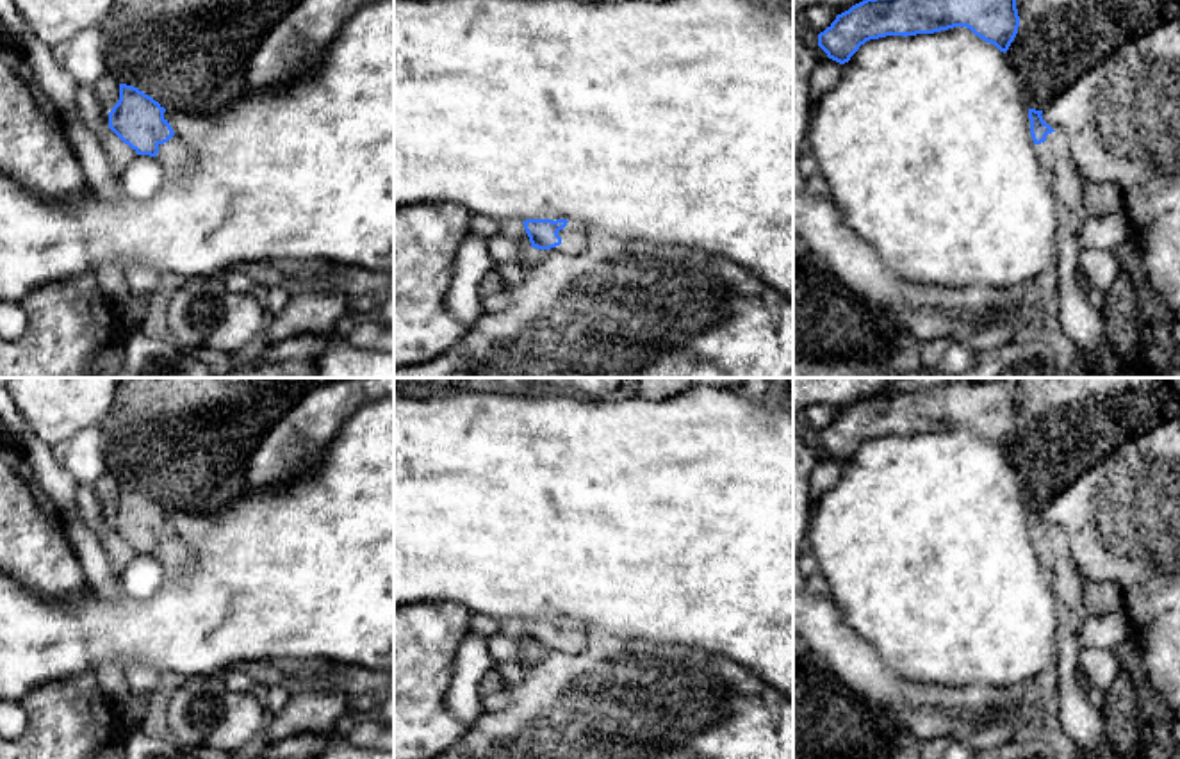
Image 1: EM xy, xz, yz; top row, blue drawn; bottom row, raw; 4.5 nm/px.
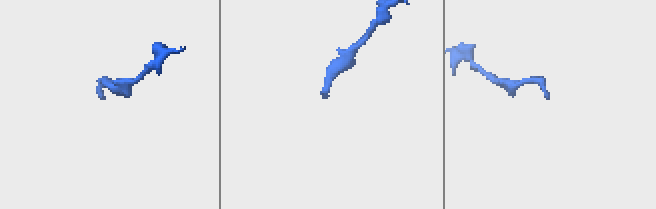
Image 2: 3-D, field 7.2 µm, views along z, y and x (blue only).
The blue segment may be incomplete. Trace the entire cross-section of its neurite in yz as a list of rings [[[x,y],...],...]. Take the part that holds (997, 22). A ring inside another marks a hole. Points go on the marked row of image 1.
[[[863,0],[818,34],[829,59],[845,64],[870,39],[966,27],[1007,52],[1020,27],[1016,0]]]

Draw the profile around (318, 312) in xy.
[[[301,289],[264,328],[266,346],[301,333],[333,333],[346,314],[348,301],[342,292]]]

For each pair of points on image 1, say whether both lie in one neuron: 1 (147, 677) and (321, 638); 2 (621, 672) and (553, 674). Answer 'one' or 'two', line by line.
1: two
2: one

